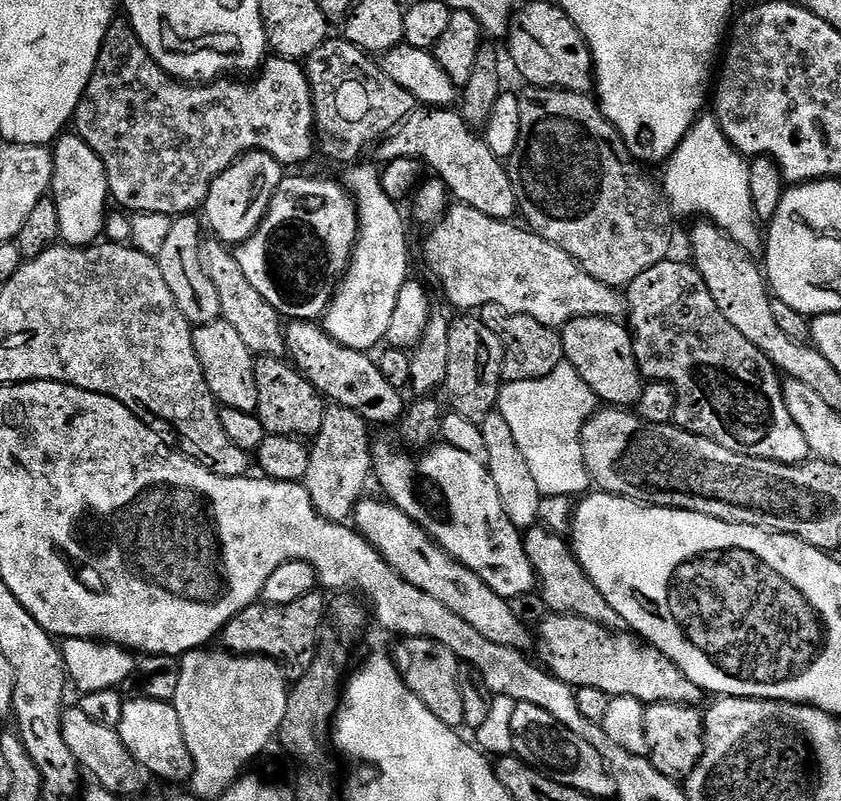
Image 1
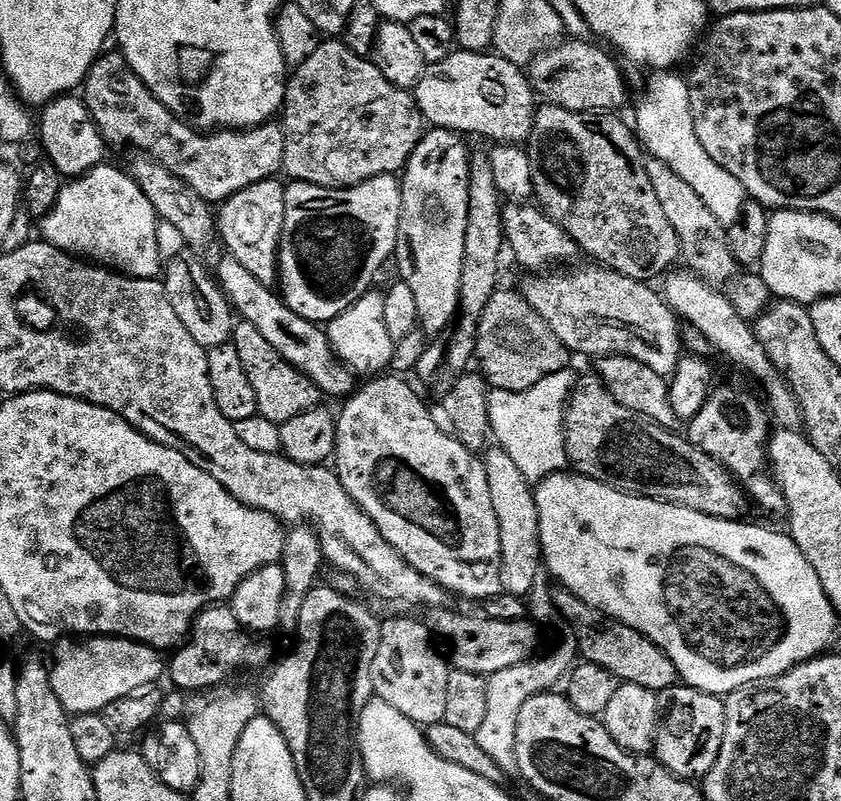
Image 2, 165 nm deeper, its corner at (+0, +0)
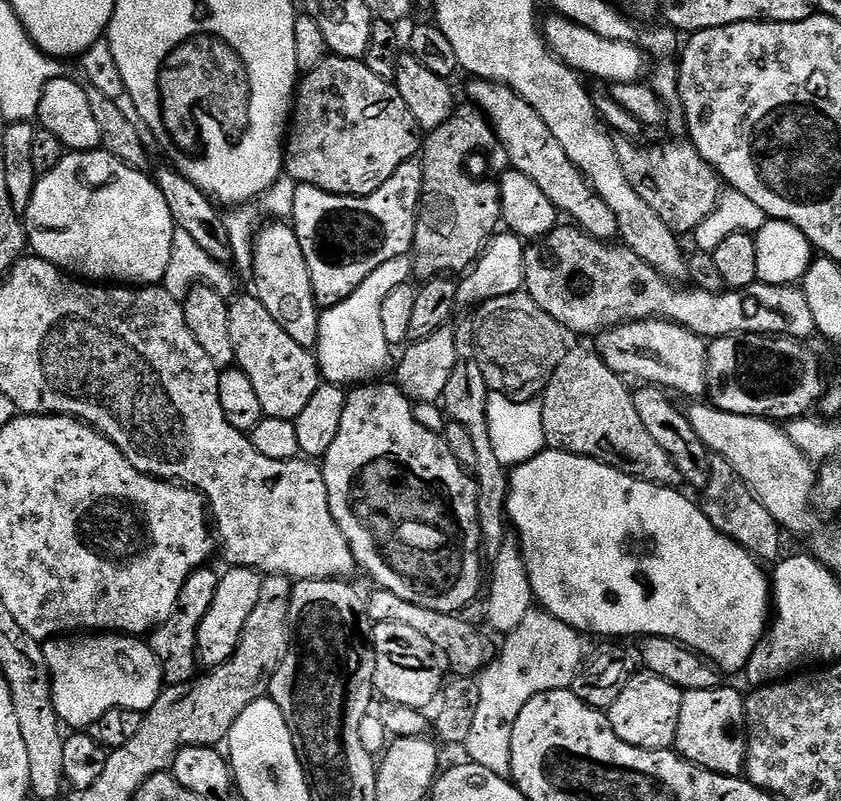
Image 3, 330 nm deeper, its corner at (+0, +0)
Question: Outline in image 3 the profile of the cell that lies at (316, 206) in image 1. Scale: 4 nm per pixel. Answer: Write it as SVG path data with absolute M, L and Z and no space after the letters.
M407 160L389 180L369 196L335 196L326 190L318 190L309 184L297 184L294 190L294 206L290 223L298 234L302 254L306 254L306 266L310 270L310 282L314 298L321 309L332 308L338 302L350 298L362 282L382 262L390 262L395 256L408 256L414 242L416 207L420 205L424 169L416 160Z

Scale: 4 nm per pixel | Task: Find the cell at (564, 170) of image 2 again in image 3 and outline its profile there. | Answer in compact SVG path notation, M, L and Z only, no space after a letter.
M621 139L616 145L622 170L626 178L650 206L677 234L695 233L696 228L708 215L720 204L722 195L722 181L720 176L702 158L701 154L692 143L685 143L685 146L670 147L664 146L661 150L640 150L635 141Z

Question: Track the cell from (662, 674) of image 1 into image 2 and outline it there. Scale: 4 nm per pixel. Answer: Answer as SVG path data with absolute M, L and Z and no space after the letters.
M445 606L427 609L426 623L433 637L441 641L444 639L448 643L447 651L450 653L450 664L453 669L466 670L470 674L478 674L485 678L498 674L500 670L506 670L507 667L526 663L538 652L536 651L536 629L538 628L528 618L514 622L498 622L483 614L463 616L462 613L455 612L452 606Z

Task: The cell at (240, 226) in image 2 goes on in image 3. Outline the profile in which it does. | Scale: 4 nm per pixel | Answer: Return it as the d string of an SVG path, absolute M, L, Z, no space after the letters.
M268 222L264 225L264 229L261 227L255 233L253 246L254 295L260 299L262 306L266 306L266 310L270 310L274 322L278 322L278 326L282 326L282 330L298 342L298 346L315 349L321 309L314 298L306 254L302 254L298 234L288 222Z

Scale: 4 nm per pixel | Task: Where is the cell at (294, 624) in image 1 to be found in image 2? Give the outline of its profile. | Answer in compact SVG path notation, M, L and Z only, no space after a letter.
M213 606L200 611L192 621L192 631L175 649L172 664L167 665L167 679L172 679L177 689L185 693L200 692L203 688L216 688L224 684L239 668L260 668L272 656L267 639L257 638L240 627L231 607Z

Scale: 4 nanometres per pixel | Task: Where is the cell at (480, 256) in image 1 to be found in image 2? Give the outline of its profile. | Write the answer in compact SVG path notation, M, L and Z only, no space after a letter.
M590 266L580 268L577 272L564 272L568 270L548 270L543 274L525 275L522 295L538 314L562 338L569 353L581 352L584 356L599 358L602 356L629 356L638 362L646 362L650 370L659 376L668 378L673 375L682 355L682 328L678 323L675 312L669 308L659 291L652 289L651 283L634 278L626 278L617 272L611 272L603 266Z

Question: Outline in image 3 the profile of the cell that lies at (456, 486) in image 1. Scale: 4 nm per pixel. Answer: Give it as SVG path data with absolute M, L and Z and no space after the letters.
M369 382L367 384L361 384L353 387L351 391L347 393L348 401L346 406L342 410L342 426L338 426L338 438L334 438L334 446L330 446L330 450L324 457L322 457L322 471L324 474L324 481L326 482L326 494L328 495L328 501L330 502L330 514L334 514L334 522L338 524L338 530L342 532L346 538L346 542L350 546L350 550L354 554L356 559L357 569L362 573L365 572L370 579L376 583L377 589L385 588L390 590L390 594L398 594L398 598L403 598L405 602L414 602L414 606L426 606L426 610L438 610L439 612L450 612L453 614L459 613L460 608L464 608L476 595L481 595L482 592L482 580L480 584L480 556L482 557L482 541L480 538L480 523L478 522L478 494L476 493L476 481L470 475L469 469L463 468L462 465L454 458L454 454L450 454L450 446L445 442L443 435L439 432L431 432L426 430L426 426L422 426L422 422L418 422L418 418L414 418L414 404L406 394L399 388L395 382L389 382L389 384L380 384L384 382Z

